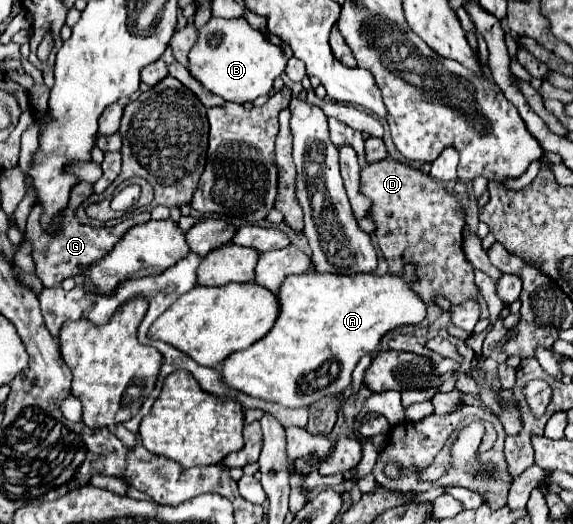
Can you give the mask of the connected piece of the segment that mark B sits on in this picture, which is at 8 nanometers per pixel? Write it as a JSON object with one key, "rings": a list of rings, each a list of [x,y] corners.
{"rings":[[[211,17],[211,21],[199,29],[199,41],[189,53],[191,75],[211,93],[233,103],[255,101],[259,95],[267,95],[285,67],[287,57],[283,49],[273,45],[261,31],[253,29],[247,19]]]}

